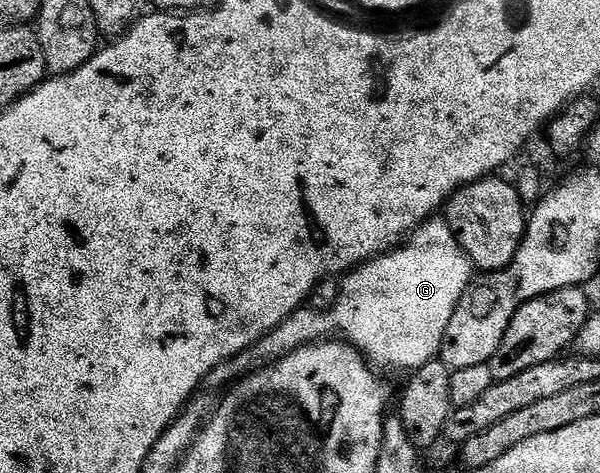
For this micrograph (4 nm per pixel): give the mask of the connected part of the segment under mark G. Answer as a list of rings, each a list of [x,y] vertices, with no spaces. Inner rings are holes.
[[[439,221],[424,222],[406,239],[405,244],[396,246],[378,258],[371,258],[350,271],[342,279],[339,298],[331,310],[319,311],[312,308],[296,310],[290,319],[282,322],[274,332],[266,334],[260,342],[253,344],[243,354],[238,354],[233,359],[234,365],[239,365],[243,372],[247,372],[252,368],[262,367],[274,359],[282,358],[283,355],[290,354],[292,350],[298,350],[301,346],[314,344],[328,336],[339,335],[358,347],[376,367],[388,366],[391,370],[414,372],[421,369],[425,363],[436,361],[440,357],[439,349],[442,346],[444,349],[448,341],[455,309],[469,289],[469,283],[472,281],[471,270],[473,271],[473,263],[460,248],[450,225],[446,221]]]

